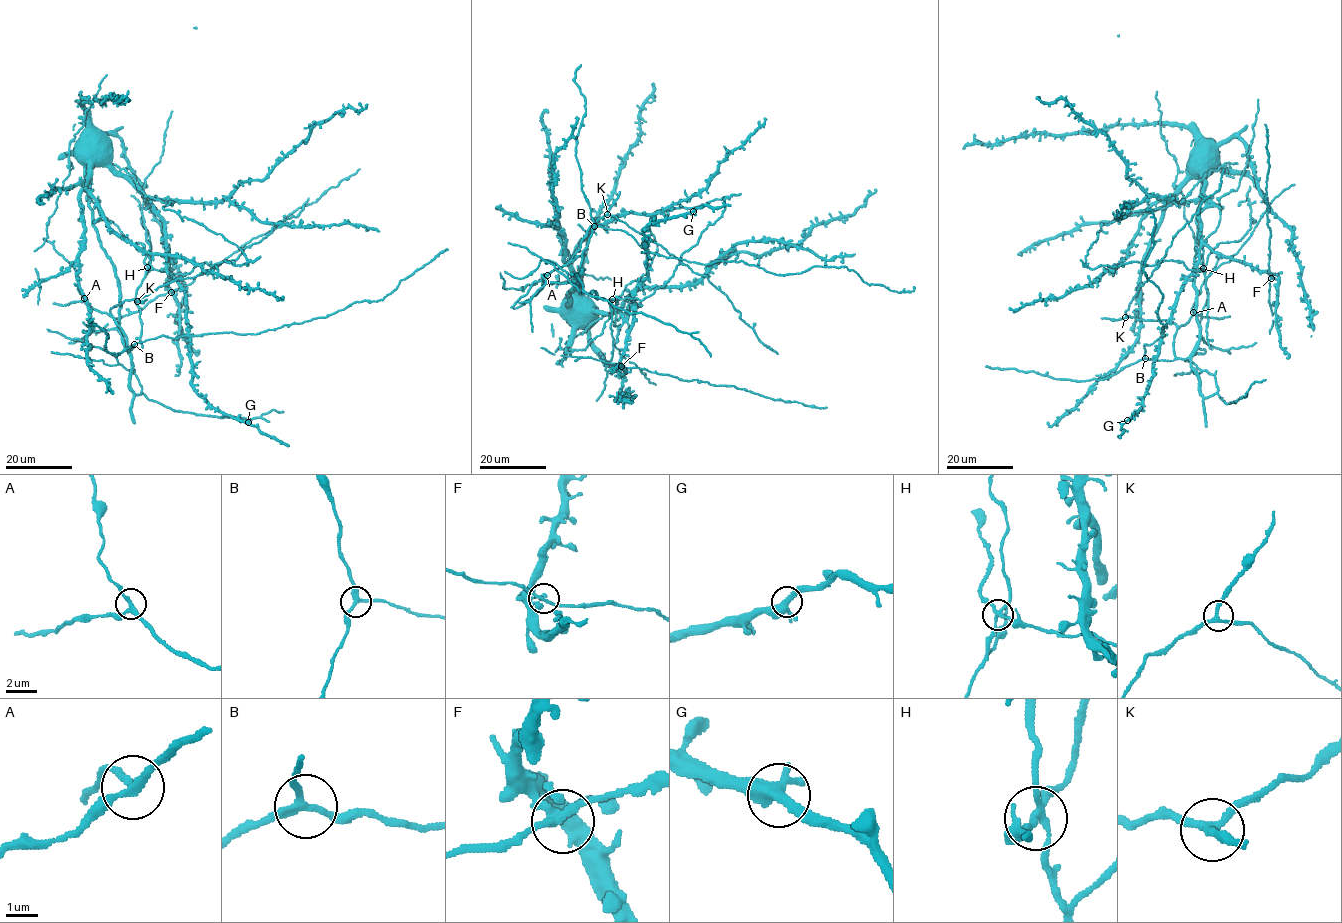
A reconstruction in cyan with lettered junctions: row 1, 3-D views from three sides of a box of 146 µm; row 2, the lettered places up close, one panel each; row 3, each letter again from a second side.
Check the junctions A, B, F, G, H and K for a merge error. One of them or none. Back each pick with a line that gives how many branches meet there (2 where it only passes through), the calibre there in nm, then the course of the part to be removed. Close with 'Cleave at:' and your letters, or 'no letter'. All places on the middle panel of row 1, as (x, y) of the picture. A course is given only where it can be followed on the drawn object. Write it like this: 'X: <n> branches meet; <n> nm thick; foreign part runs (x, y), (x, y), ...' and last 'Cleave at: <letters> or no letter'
H: 4 branches meet; 220 nm thick
Cleave at: H

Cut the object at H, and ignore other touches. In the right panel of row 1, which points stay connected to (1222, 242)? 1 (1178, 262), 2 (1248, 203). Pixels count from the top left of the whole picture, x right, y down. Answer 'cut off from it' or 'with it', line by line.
1: with it
2: with it

